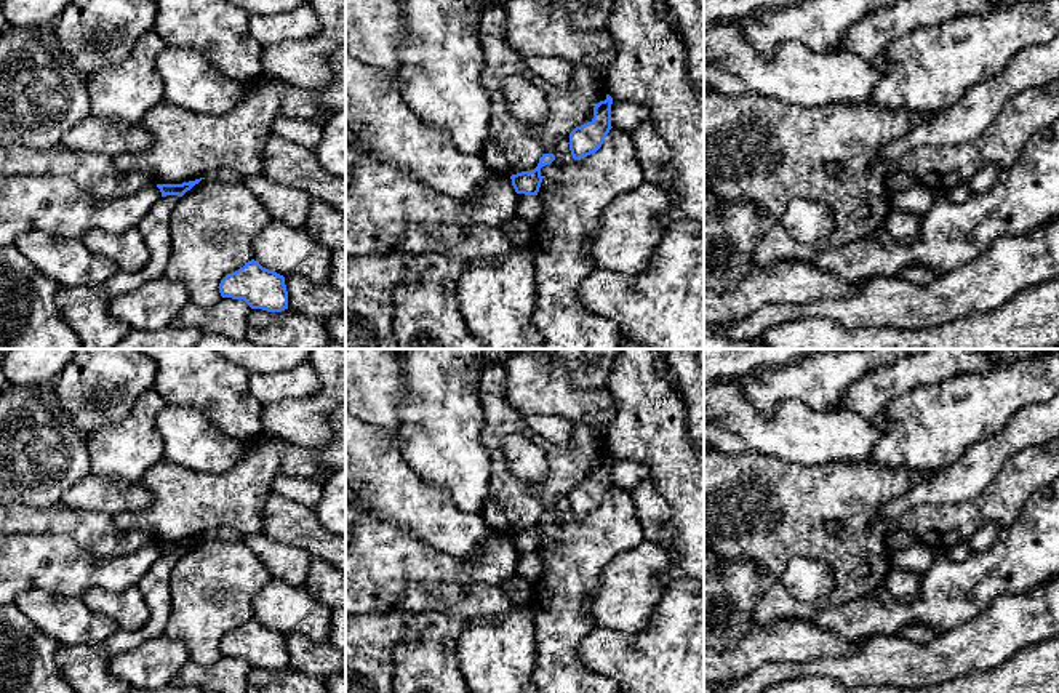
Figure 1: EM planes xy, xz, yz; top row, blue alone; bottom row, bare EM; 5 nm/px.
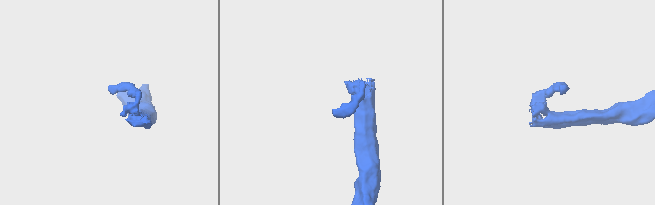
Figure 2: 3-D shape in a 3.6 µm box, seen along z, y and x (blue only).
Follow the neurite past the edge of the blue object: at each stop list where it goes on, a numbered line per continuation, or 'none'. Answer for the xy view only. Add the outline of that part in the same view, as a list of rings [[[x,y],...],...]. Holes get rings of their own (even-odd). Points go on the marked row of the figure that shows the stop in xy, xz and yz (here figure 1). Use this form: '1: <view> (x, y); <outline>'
none

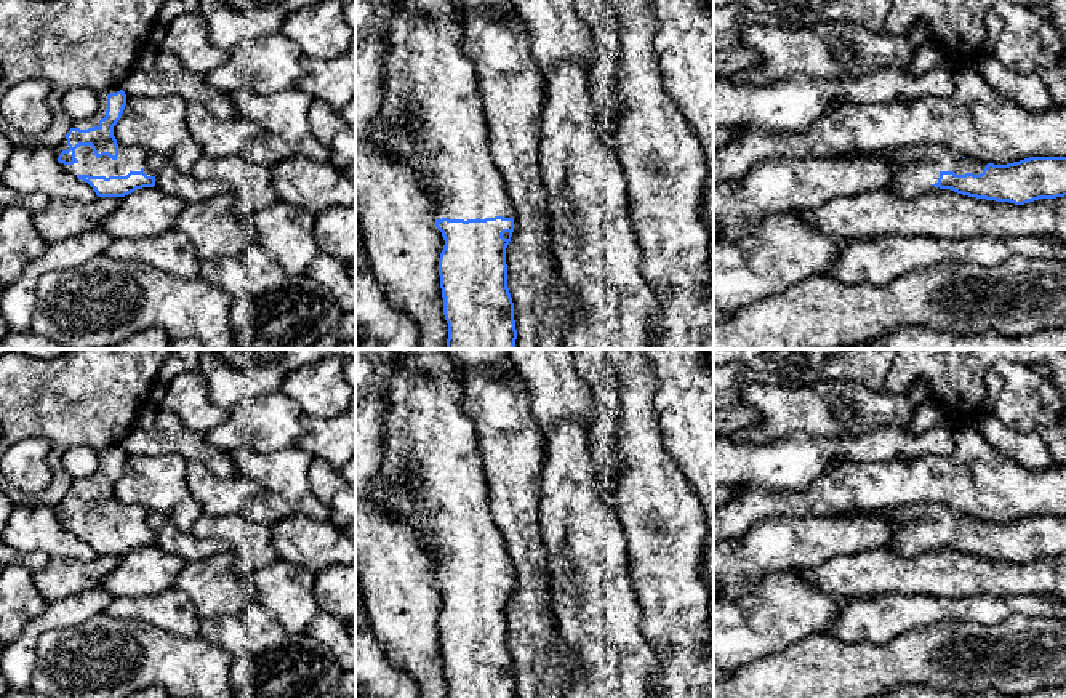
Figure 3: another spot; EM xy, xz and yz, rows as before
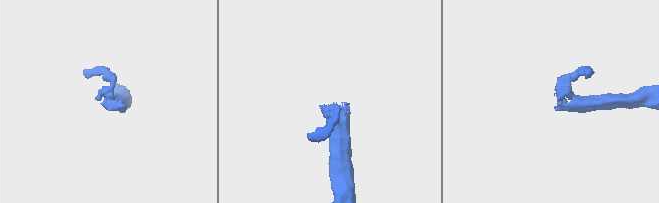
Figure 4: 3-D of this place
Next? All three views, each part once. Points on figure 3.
1: xy (130, 159); [[[117,142],[118,144],[118,142]],[[118,144],[118,157],[112,160],[107,155],[96,157],[91,146],[80,146],[75,149],[74,165],[62,165],[70,174],[90,174],[90,176],[126,176],[130,171],[144,171],[147,176],[154,176],[147,166],[149,152],[142,147]]]

